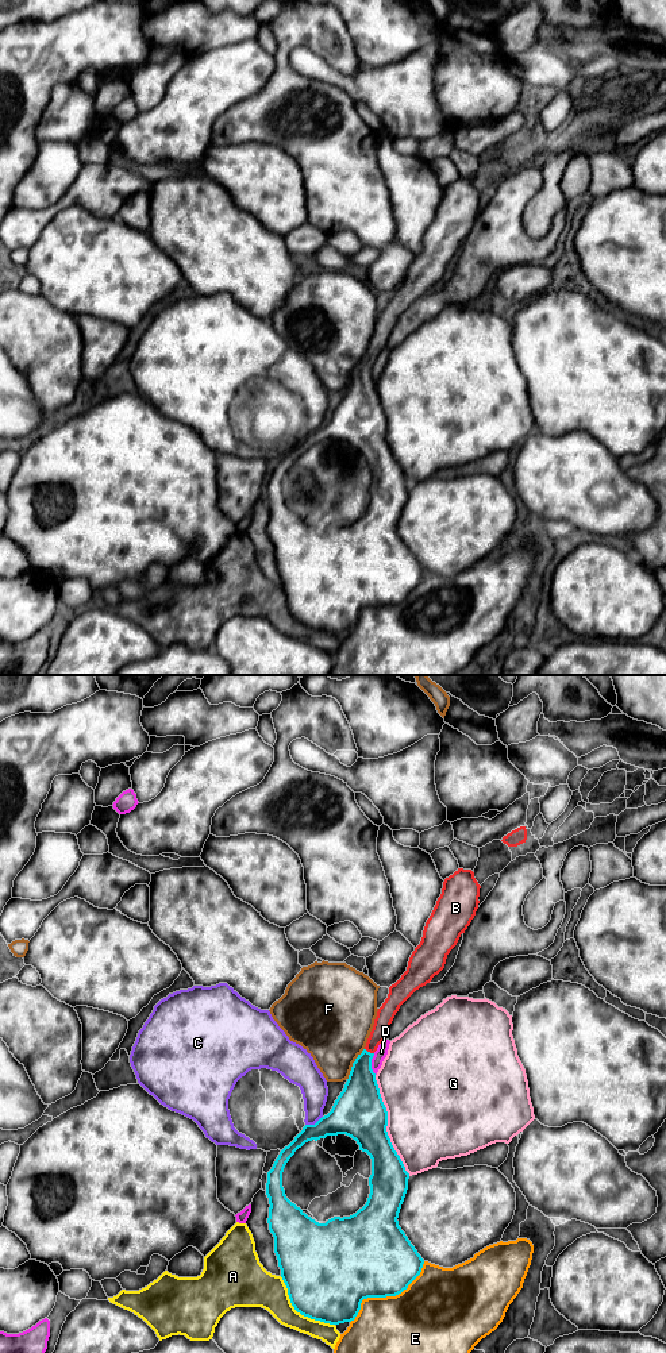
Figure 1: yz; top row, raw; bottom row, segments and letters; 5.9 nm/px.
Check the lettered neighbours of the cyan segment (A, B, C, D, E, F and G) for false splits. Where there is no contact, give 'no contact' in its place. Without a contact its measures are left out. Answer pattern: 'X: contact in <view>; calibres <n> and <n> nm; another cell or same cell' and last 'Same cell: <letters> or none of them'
A: contact in yz; calibres 480 and 220 nm; another cell
B: contact in yz; calibres 220 and 110 nm; same cell
C: contact in yz; calibres 280 and 160 nm; another cell
D: contact in yz; calibres 280 and 70 nm; another cell
E: contact in yz; calibres 480 and 480 nm; another cell
F: contact in yz; calibres 280 and 420 nm; another cell
G: contact in yz; calibres 300 and 500 nm; another cell
Same cell: B

